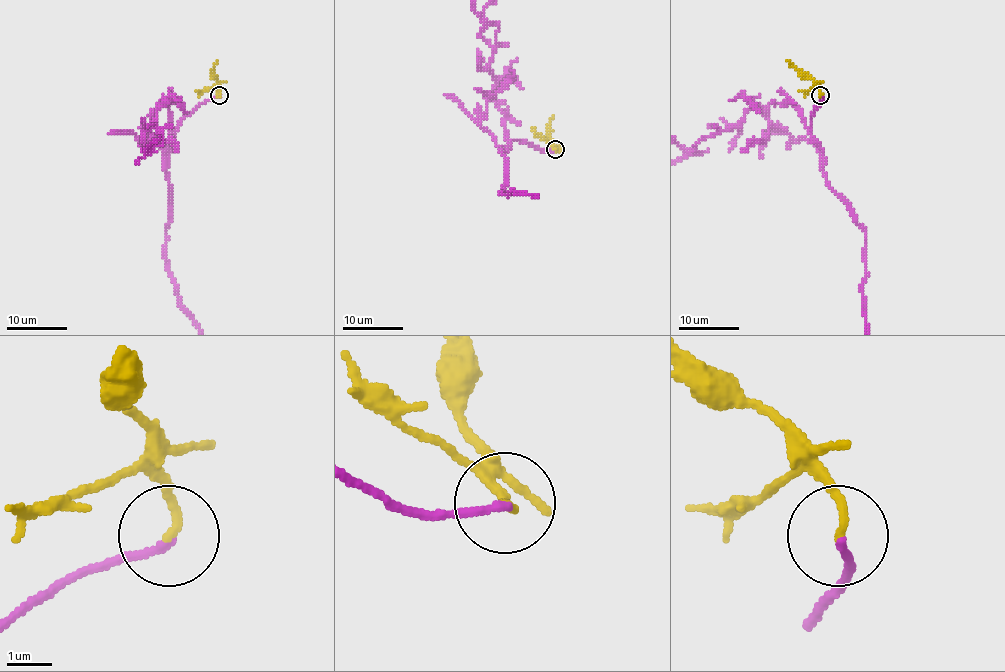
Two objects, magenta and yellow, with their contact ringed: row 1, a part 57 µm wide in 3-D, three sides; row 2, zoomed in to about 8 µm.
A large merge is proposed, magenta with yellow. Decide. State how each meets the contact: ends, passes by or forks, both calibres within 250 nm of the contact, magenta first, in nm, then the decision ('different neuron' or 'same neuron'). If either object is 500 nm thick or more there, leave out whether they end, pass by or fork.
magenta ends; yellow ends; calibres 170 and 180 nm; same neuron

